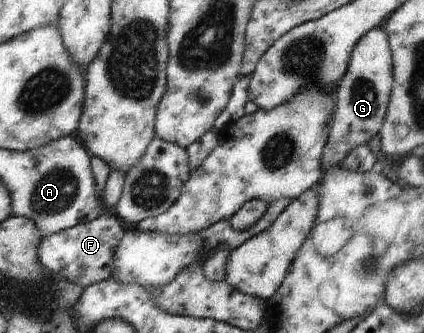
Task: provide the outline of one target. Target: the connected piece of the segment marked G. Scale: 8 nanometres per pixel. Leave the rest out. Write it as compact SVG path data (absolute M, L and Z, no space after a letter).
M379 28L366 32L354 46L348 70L334 90L334 111L330 133L321 158L323 171L345 161L346 156L360 144L369 144L380 133L392 93L393 63L387 35Z

